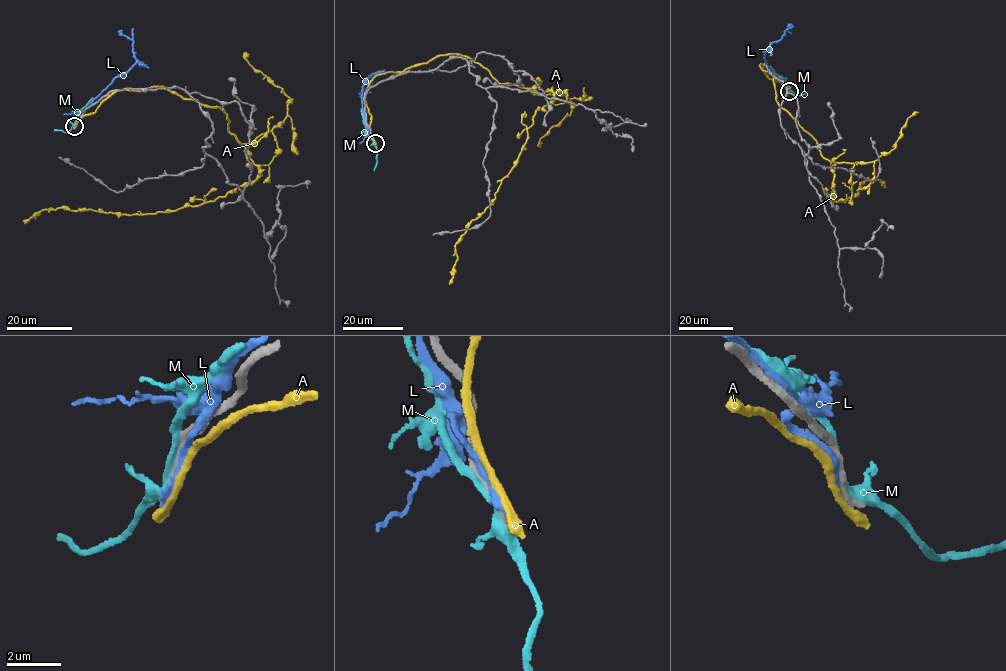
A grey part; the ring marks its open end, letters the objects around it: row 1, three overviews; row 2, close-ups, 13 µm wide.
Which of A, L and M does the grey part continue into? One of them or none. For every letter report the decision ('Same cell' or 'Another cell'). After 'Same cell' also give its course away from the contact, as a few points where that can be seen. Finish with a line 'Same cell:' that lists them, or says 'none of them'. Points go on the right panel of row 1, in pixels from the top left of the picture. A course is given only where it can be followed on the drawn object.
A: Another cell
L: Another cell
M: Another cell
Same cell: none of them

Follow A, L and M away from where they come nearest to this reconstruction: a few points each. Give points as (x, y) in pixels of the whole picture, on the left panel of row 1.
A: (76, 125), (123, 90), (161, 85), (221, 108), (259, 177), (175, 210), (50, 208), (23, 221)
L: (76, 123), (84, 107), (112, 81), (126, 73), (136, 60), (132, 40), (119, 30)
M: (76, 123), (78, 113), (92, 97)

